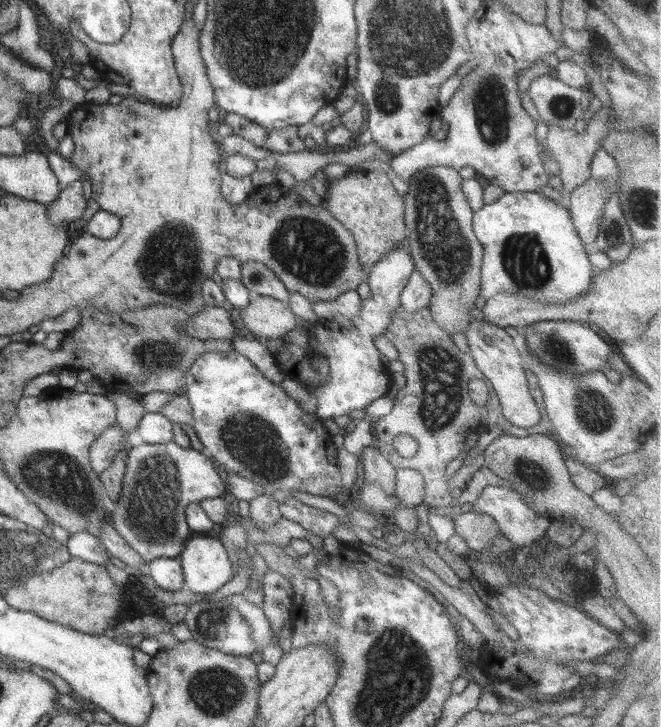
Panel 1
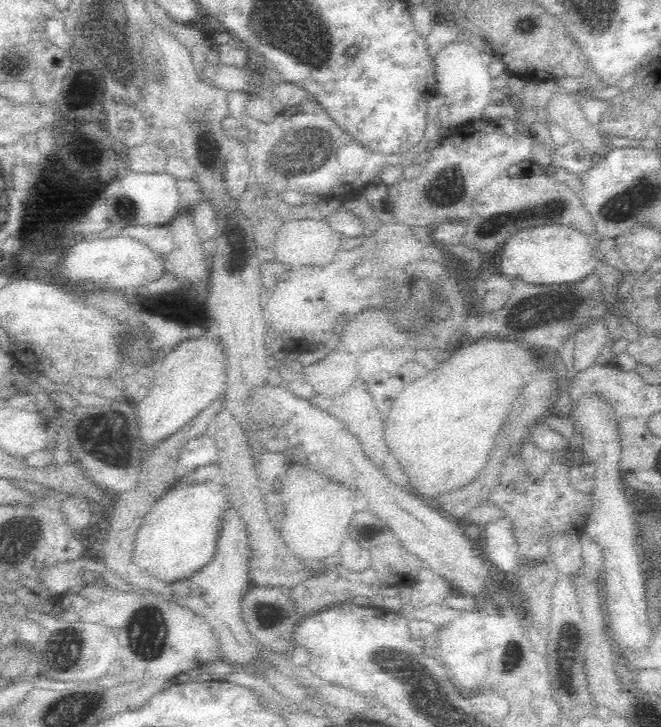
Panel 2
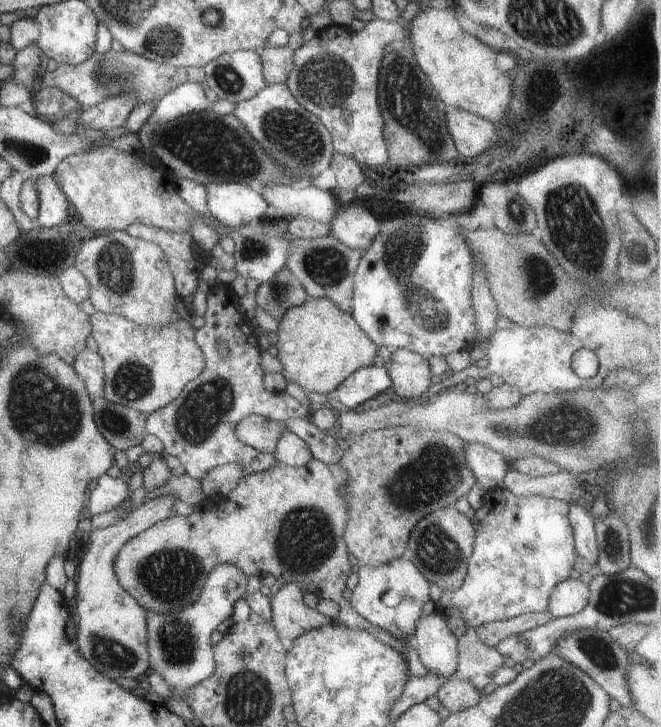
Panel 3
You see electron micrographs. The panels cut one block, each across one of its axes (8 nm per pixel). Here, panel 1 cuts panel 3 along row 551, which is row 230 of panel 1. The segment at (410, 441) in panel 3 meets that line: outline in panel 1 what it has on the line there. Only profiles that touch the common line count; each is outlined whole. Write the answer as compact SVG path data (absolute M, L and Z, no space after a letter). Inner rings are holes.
M354 170L340 179L330 179L325 200L326 210L352 233L364 268L376 265L388 252L408 246L404 200L384 172Z

